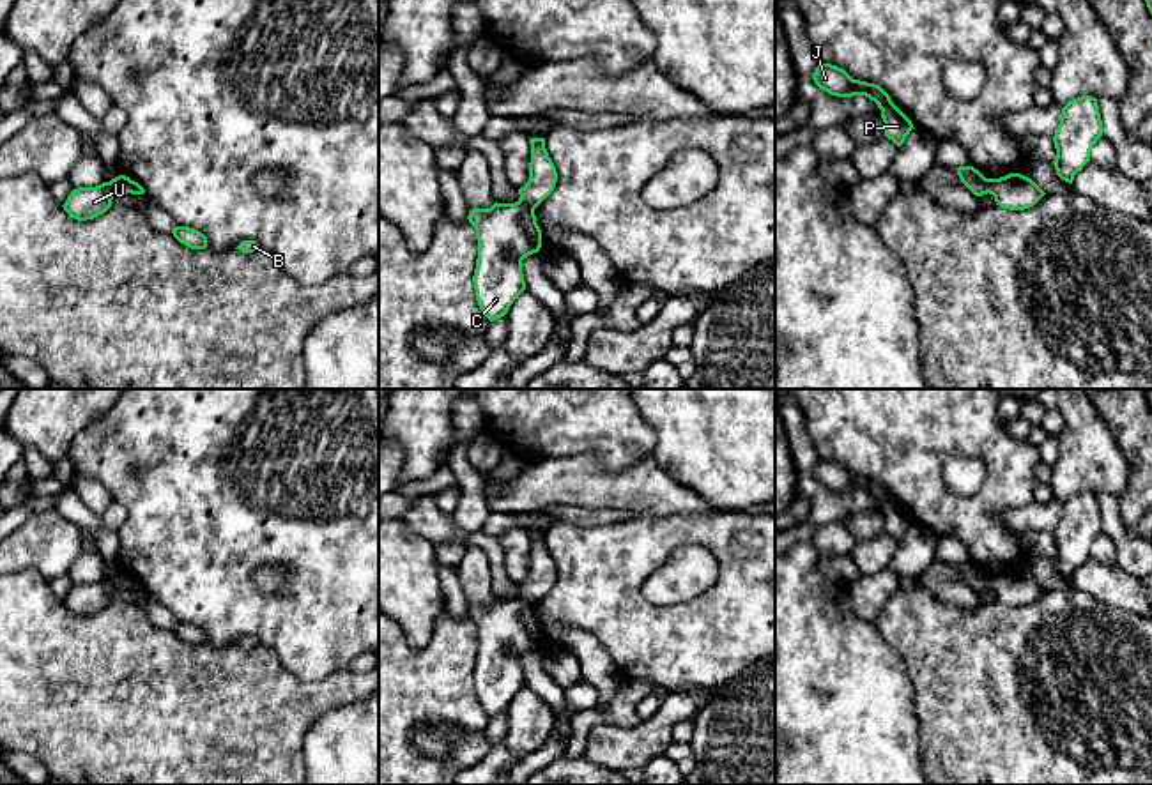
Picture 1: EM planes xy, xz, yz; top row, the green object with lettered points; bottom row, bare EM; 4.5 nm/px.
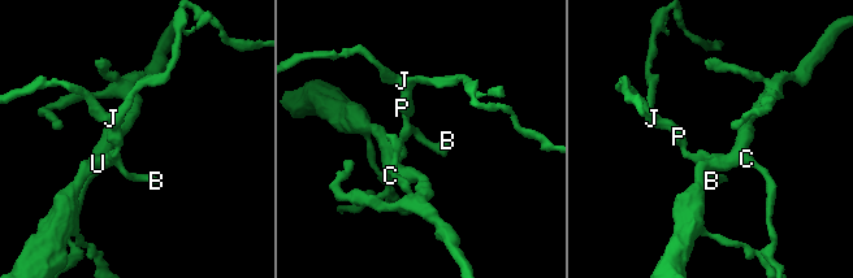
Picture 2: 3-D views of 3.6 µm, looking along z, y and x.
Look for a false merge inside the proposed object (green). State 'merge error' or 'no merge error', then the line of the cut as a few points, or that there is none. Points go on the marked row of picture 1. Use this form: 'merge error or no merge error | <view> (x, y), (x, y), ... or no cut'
merge error | xz (519, 200), (533, 211)

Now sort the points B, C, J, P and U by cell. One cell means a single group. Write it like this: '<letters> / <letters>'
B J P / C U

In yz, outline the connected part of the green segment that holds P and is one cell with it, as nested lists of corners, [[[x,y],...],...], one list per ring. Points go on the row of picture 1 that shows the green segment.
[[[818,64],[814,83],[837,97],[865,95],[878,104],[885,122],[885,136],[901,147],[913,127],[911,120],[892,103],[890,95],[874,83],[853,80],[844,69],[832,64]]]

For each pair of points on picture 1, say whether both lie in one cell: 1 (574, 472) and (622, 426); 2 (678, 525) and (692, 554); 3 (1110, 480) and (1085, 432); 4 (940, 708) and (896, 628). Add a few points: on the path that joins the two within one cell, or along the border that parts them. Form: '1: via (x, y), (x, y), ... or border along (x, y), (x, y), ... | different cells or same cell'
1: border along (554, 455), (595, 453), (607, 471), (636, 462) | different cells
2: border along (721, 566), (706, 548), (682, 543), (657, 570) | different cells
3: via (1105, 467), (1085, 444) | same cell
4: via (940, 688), (940, 672), (915, 647) | same cell

